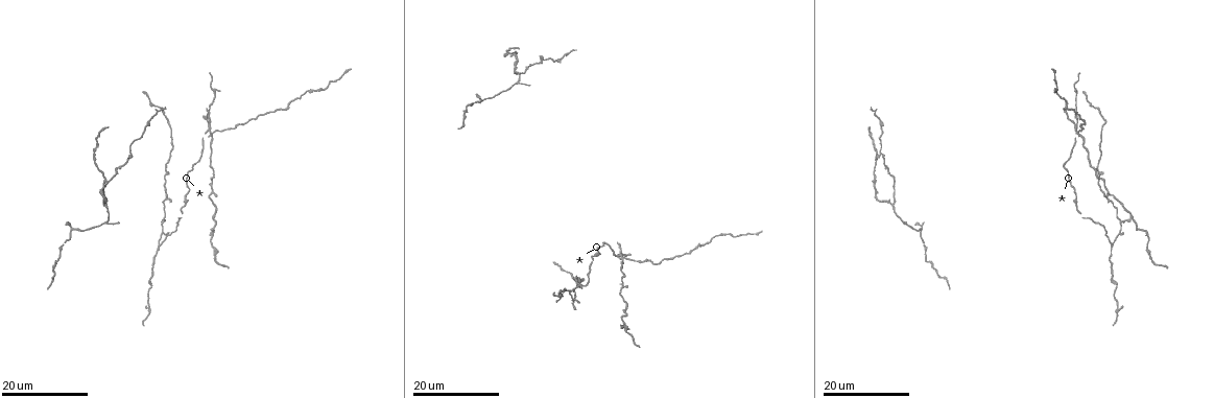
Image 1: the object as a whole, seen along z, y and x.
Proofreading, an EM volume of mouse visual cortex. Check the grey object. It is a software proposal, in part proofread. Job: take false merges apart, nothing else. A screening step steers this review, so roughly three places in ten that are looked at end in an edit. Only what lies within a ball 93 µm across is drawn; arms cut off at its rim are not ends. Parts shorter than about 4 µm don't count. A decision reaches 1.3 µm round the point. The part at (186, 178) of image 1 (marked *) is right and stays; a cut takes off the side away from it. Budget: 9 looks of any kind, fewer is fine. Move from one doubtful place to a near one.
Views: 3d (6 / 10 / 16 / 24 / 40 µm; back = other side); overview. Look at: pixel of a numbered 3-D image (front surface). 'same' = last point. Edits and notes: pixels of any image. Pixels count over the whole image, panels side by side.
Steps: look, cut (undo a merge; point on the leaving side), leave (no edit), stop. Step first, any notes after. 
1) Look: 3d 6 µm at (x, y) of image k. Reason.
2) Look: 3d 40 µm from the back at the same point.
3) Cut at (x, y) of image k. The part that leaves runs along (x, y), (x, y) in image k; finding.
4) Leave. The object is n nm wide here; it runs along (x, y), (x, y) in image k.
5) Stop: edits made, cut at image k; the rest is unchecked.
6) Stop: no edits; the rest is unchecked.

Look: 3d 24 µm at (184, 197) of image 1. Sudden change in width.

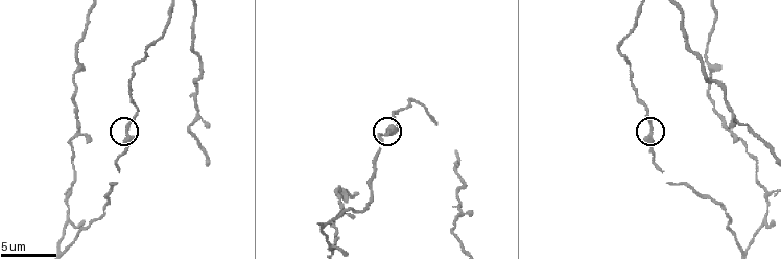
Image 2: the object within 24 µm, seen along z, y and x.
Look: 3d 10 µm at (126, 128) of image 2.

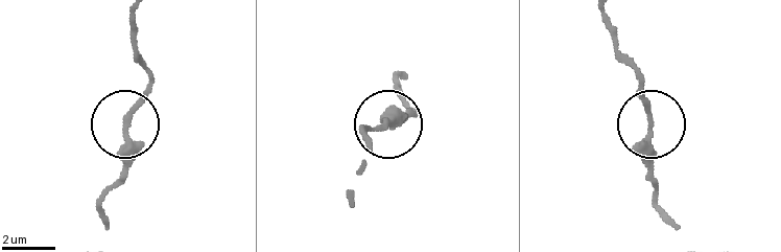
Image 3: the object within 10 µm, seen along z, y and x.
Leave. All the same cell.

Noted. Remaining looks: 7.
Look: 3d 10 µm at (324, 225) of image 2. Side arm on a straight run.

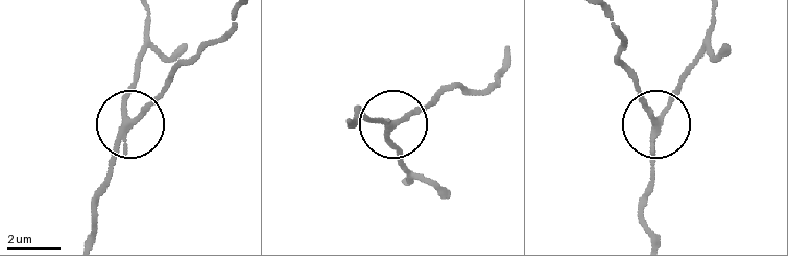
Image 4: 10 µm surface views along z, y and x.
Look: 3d 6 µm at (390, 129) of image 4.

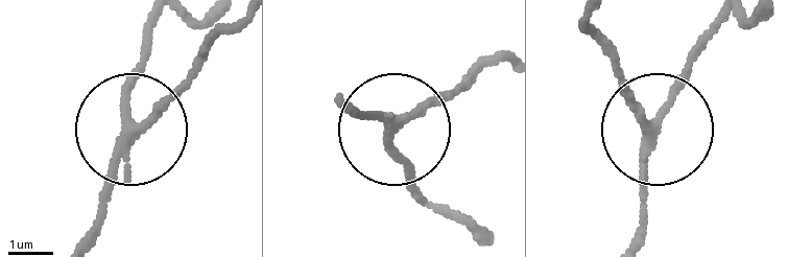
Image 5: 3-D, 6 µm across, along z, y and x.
Leave. It runs along (237, 17), (132, 140), (101, 227) in image 5; continuous, no second cell.

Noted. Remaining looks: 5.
Look: 3d 24 µm at (621, 256) of image 1. Small branch off a trunk.

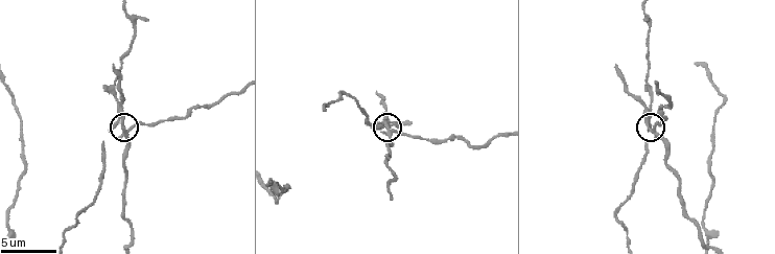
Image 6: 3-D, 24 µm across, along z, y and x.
Look: 3d 6 µm at (126, 131) of image 6.

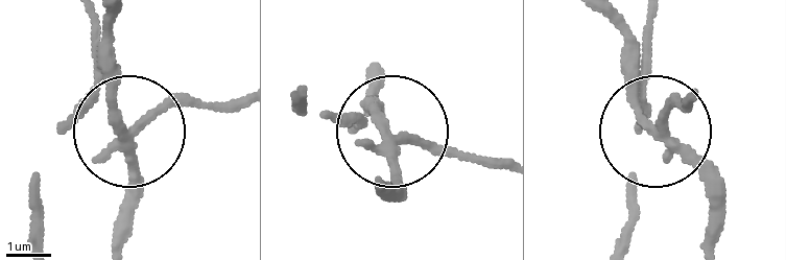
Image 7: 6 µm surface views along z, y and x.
Cut at (182, 99) of image 7. The side arm is 43 µm long; the part that leaves runs along (132, 138), (173, 108), (240, 108) in image 7; two cells meet here.

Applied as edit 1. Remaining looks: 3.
Look: 3d 24 µm at (543, 58) of image 1. Calibre changes.

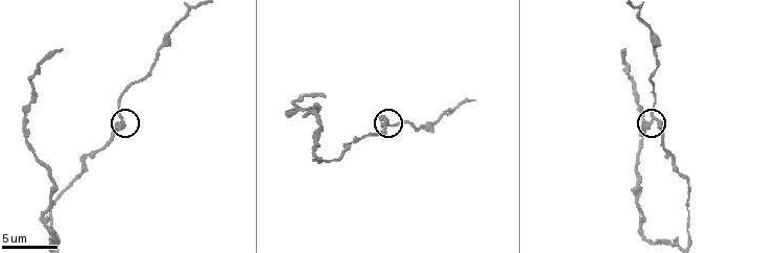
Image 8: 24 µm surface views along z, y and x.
Look: 3d 10 µm at (655, 116) of image 8.

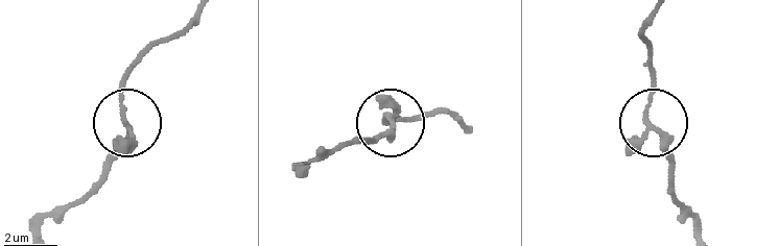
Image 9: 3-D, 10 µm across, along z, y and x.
Leave. The object is 200 nm wide here; it runs along (697, 231), (644, 111), (652, 66) in image 9; one cell here.

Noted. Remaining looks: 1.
Stop: edits made, cut at image 7; the rest is unchecked.

